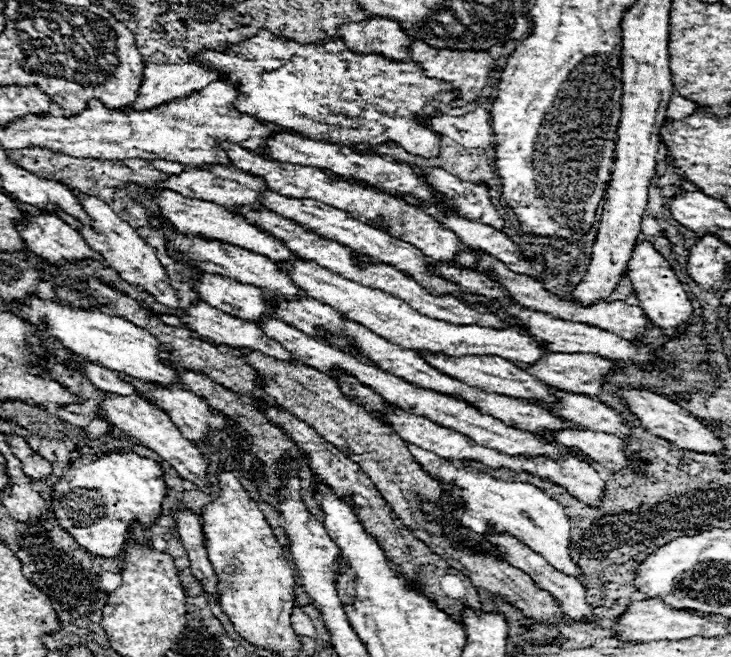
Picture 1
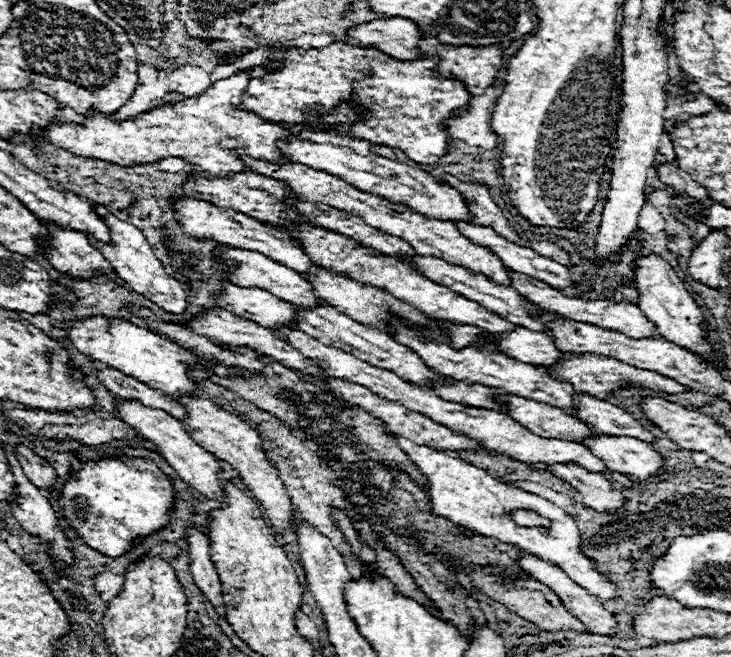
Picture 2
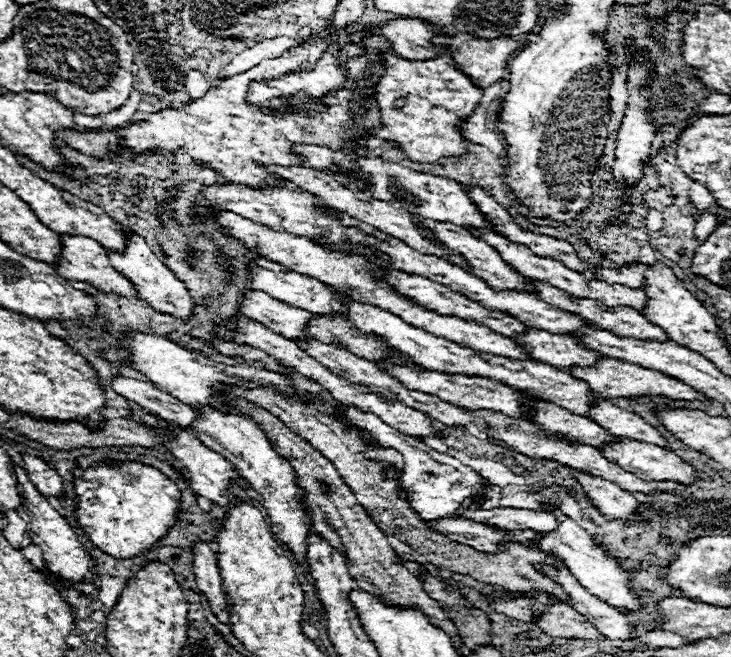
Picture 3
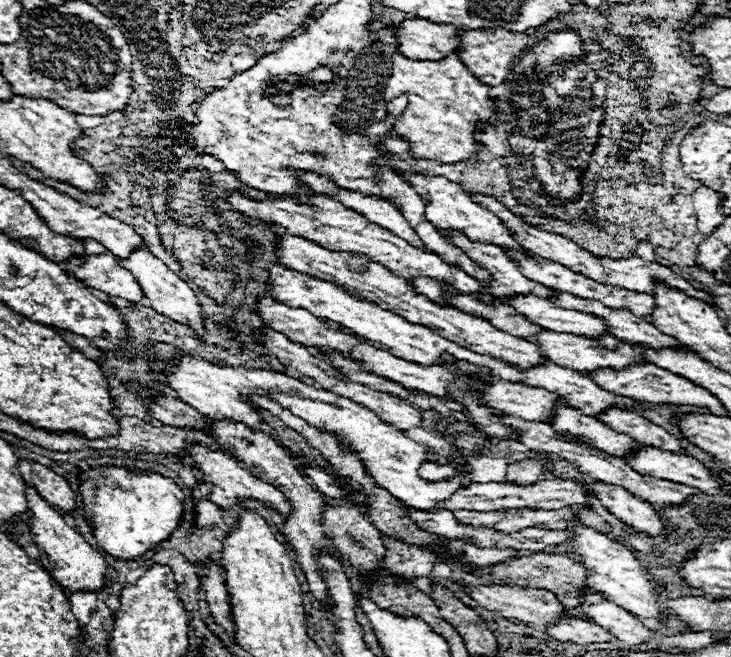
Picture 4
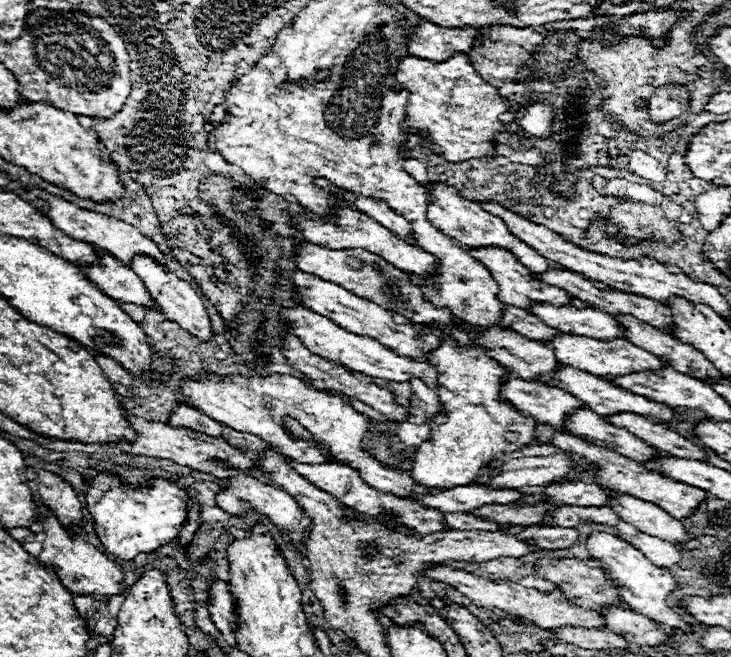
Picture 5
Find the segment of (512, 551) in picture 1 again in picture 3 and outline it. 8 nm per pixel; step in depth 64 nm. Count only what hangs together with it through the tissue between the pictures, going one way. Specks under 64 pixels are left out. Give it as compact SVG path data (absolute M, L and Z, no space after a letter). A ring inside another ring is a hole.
M536 564L536 568L544 570L550 578L560 582L568 594L574 594L574 596L570 596L572 598L570 606L576 612L580 612L588 622L592 622L600 632L604 632L606 638L610 638L610 640L636 640L638 638L636 626L628 622L624 612L602 602L594 594L590 594L586 588L582 588L568 570L558 572L552 566L542 568L540 564Z

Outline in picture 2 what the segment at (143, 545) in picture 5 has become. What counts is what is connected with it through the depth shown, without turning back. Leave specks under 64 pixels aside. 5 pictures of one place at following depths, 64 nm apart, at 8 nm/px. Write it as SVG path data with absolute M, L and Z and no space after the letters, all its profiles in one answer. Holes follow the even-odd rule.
M107 457L98 462L86 462L78 474L72 474L68 482L62 488L60 506L62 516L66 522L78 532L78 536L88 544L90 548L98 550L100 554L118 558L126 552L130 552L136 538L148 538L156 532L160 532L170 522L170 512L174 506L174 486L168 480L168 476L162 474L162 470L144 458Z

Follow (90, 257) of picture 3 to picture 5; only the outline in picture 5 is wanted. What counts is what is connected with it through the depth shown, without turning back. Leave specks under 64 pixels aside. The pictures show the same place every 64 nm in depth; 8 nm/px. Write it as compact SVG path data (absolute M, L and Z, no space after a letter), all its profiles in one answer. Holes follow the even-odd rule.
M96 248L96 252L102 262L92 266L80 266L80 268L104 294L112 296L114 300L124 300L128 304L156 310L156 302L144 288L144 282L128 266L124 266L118 258L114 258L106 250Z

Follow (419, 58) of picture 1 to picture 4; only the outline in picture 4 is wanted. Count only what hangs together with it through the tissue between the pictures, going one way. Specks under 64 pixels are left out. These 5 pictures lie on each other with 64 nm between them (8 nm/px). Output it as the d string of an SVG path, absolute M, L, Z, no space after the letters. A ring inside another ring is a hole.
M492 28L492 30L470 30L464 32L462 36L462 48L458 50L460 60L472 70L472 74L482 80L484 84L490 86L498 86L506 80L512 78L512 62L516 62L516 58L524 56L524 52L532 46L530 34L526 32L508 32L504 28Z

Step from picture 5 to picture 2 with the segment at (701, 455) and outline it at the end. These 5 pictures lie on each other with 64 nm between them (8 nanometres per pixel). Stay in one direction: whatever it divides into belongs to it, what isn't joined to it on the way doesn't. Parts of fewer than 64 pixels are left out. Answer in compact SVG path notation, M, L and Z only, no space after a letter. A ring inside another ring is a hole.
M576 396L578 410L572 412L586 424L590 424L594 430L600 430L602 434L610 436L632 436L640 438L644 442L652 442L654 436L648 432L640 420L636 420L632 414L616 408L614 404L594 398L594 396Z

